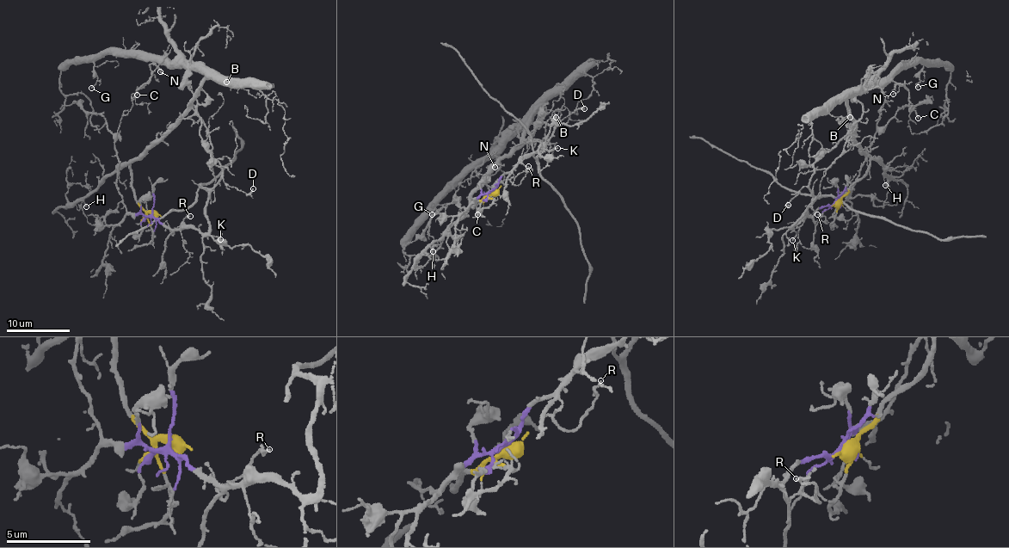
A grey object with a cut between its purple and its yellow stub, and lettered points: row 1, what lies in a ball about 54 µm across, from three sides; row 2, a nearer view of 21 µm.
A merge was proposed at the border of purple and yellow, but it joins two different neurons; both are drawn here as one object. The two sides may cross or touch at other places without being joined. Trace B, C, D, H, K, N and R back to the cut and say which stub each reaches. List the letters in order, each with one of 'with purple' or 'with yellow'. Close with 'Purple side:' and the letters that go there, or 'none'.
B: with yellow
C: with yellow
D: with purple
H: with yellow
K: with purple
N: with yellow
R: with purple
Purple side: D, K, R

